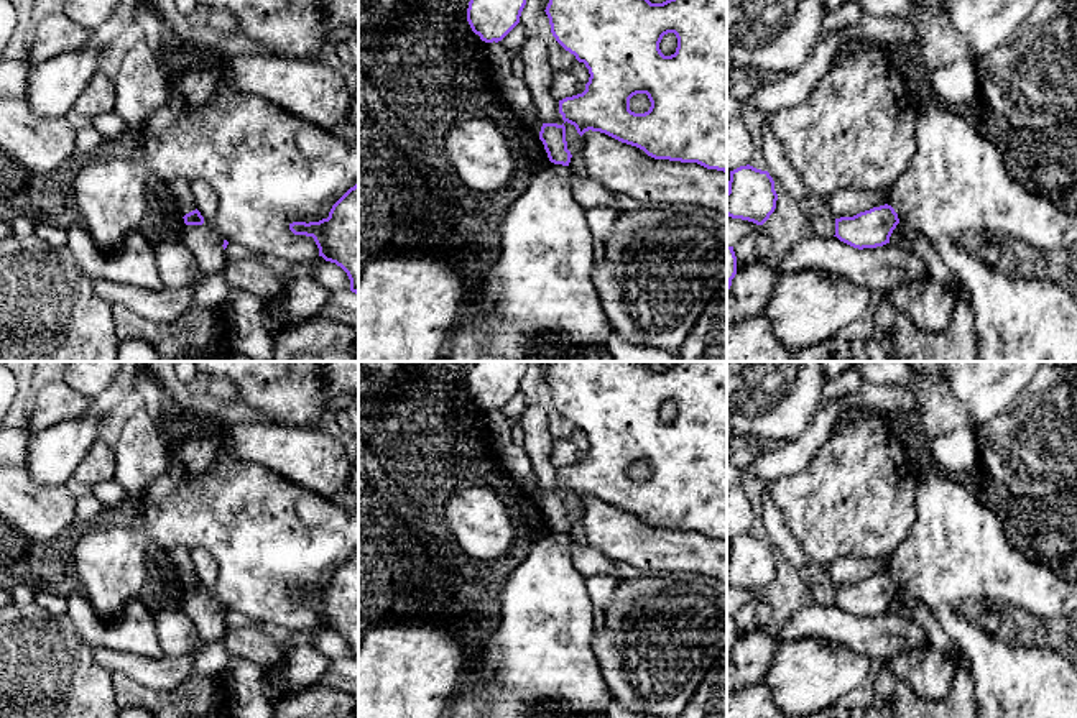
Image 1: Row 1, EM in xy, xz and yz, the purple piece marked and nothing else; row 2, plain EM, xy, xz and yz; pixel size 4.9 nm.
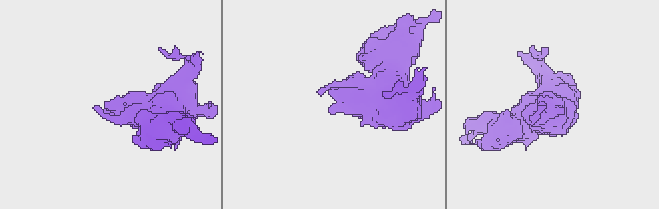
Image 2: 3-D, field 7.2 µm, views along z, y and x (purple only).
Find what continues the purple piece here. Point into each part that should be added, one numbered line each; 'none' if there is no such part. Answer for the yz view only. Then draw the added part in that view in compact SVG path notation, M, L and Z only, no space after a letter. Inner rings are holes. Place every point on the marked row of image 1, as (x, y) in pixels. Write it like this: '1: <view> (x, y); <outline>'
none

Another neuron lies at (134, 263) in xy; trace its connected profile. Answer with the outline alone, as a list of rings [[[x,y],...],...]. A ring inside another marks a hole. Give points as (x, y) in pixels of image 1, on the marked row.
[[[84,223],[66,228],[66,235],[66,248],[74,263],[92,281],[105,279],[151,291],[164,289],[155,256],[156,246],[136,230],[128,232],[115,251],[99,246]]]

